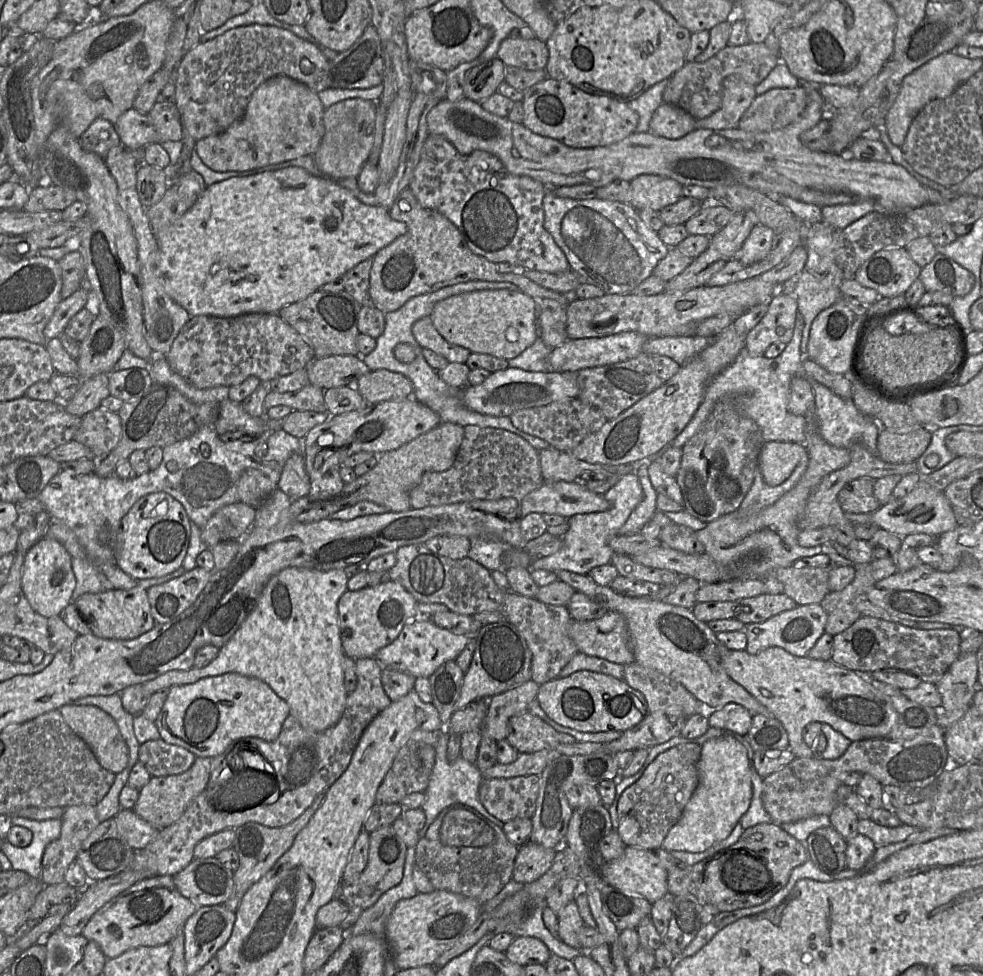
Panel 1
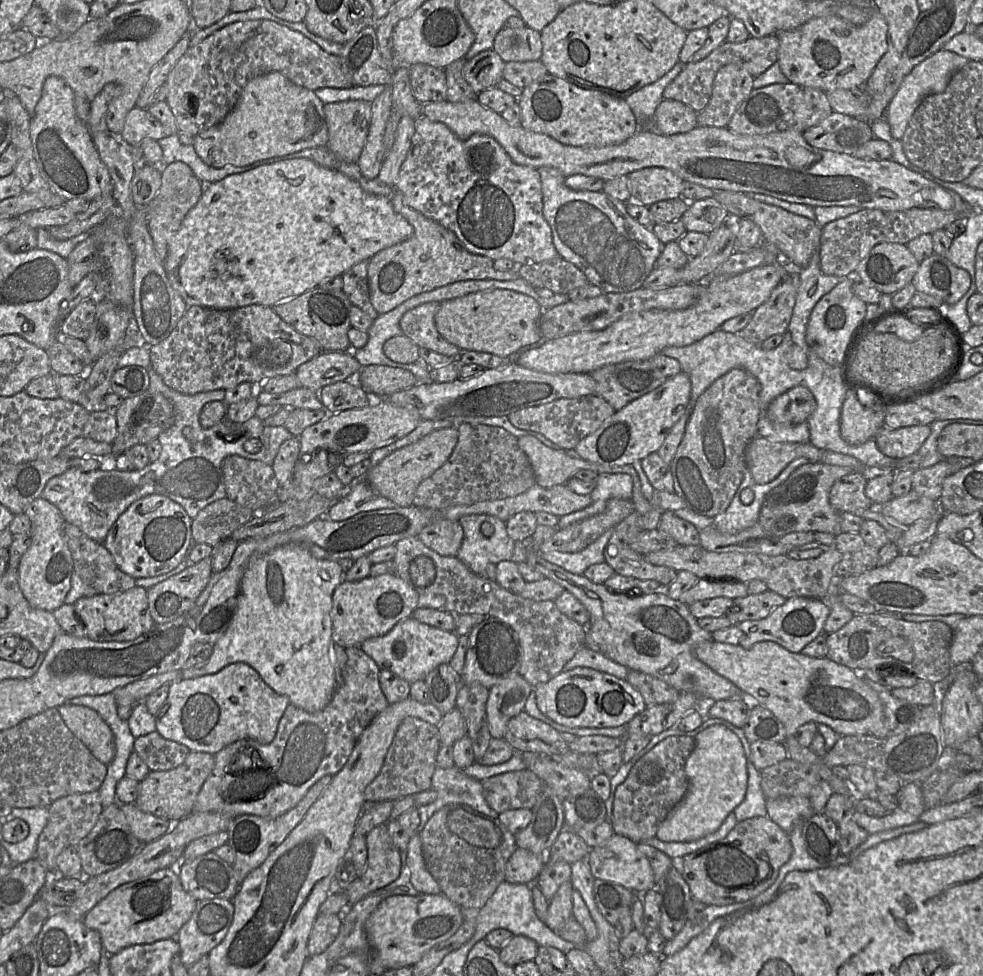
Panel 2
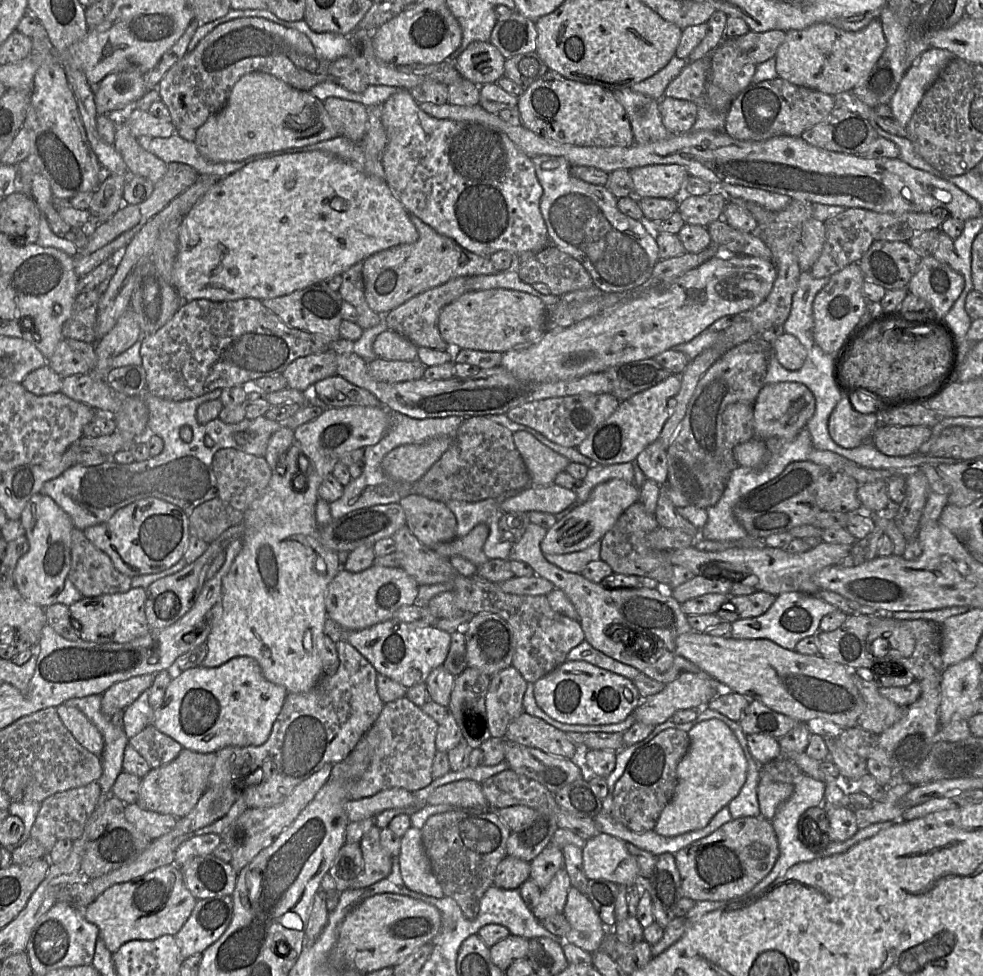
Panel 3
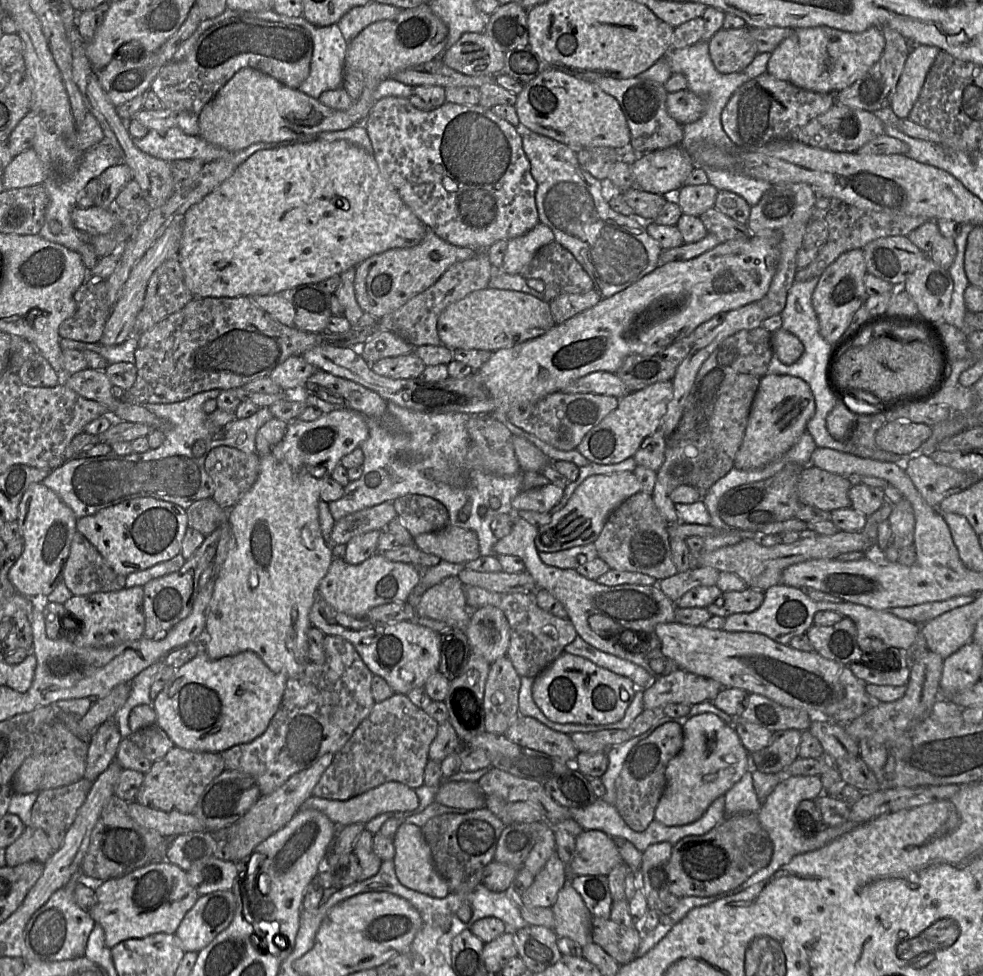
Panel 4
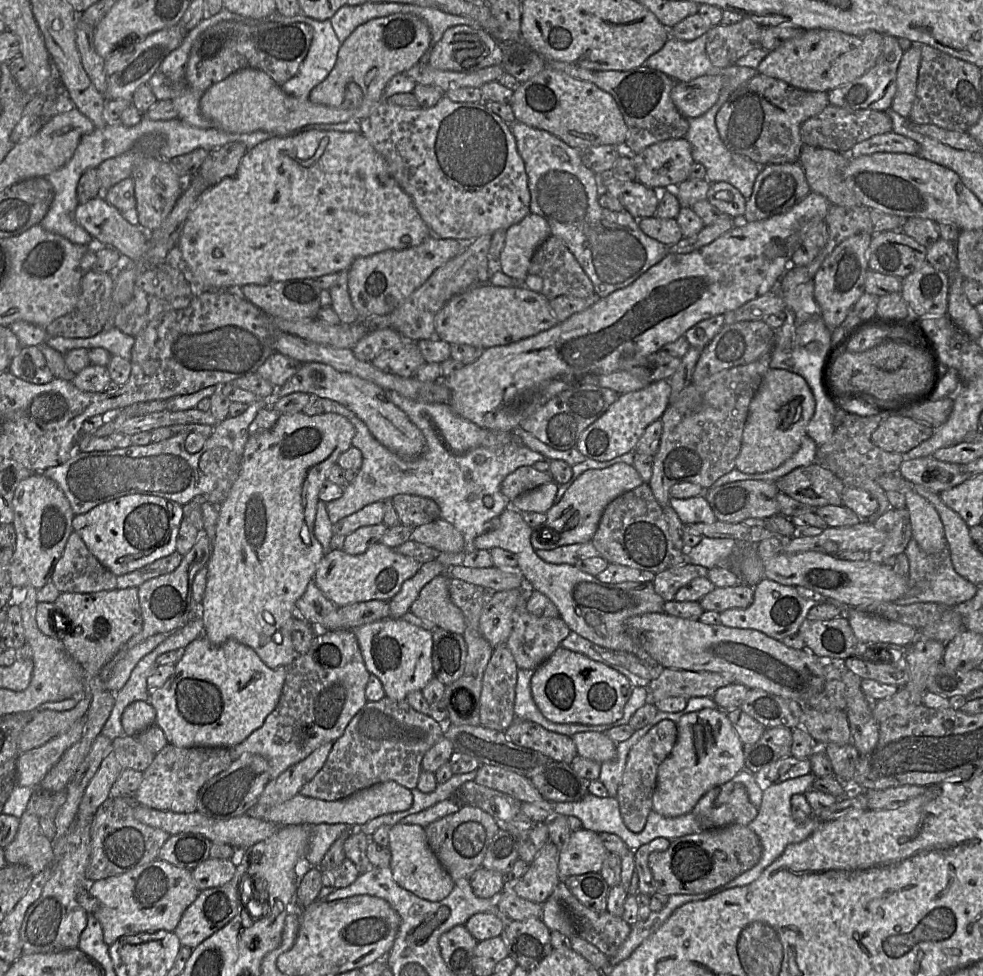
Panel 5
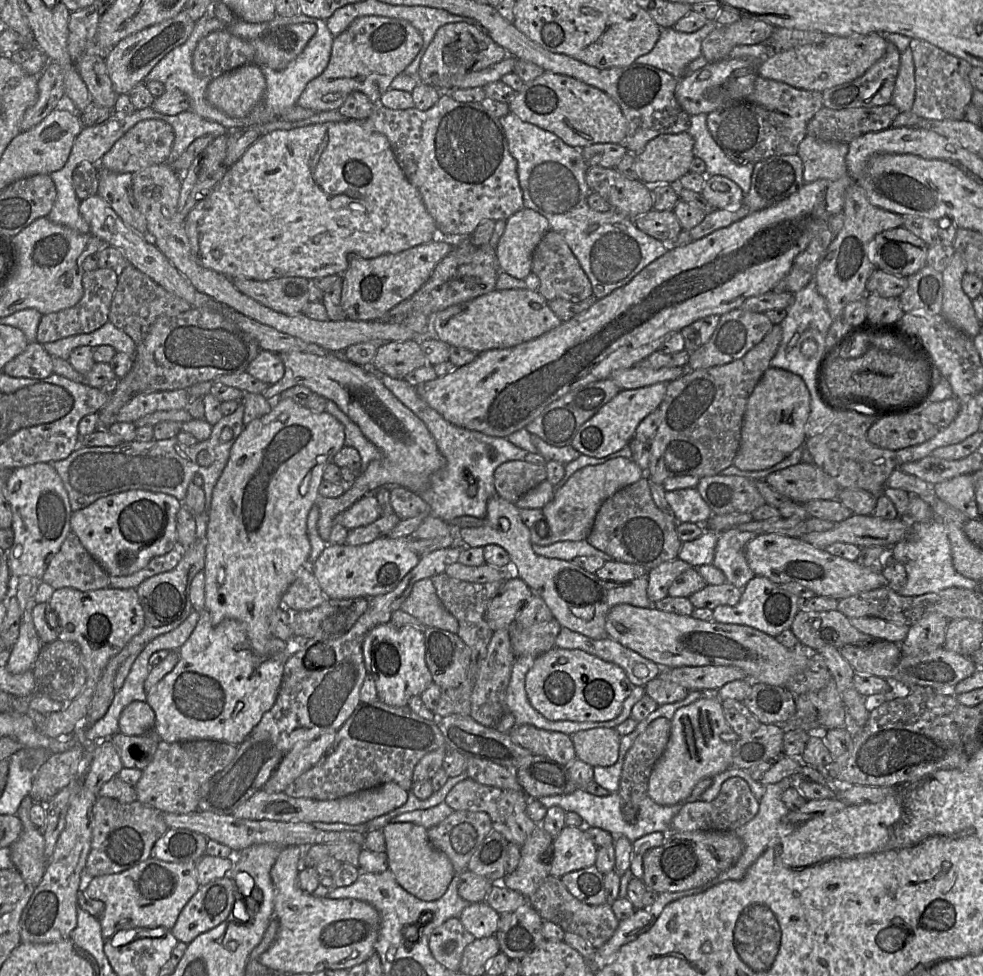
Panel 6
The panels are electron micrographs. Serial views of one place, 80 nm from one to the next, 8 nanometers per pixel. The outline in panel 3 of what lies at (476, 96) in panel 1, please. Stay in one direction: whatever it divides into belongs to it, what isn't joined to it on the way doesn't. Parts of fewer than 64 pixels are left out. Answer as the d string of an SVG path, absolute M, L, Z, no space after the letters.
M474 41L457 57L453 65L462 78L482 86L496 83L504 76L505 58L489 41Z

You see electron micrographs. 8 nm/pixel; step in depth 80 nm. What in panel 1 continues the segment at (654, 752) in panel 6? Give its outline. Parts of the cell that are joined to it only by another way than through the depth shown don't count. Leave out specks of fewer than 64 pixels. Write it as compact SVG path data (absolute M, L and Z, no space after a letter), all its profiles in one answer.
M684 743L660 753L644 770L641 777L621 794L618 805L617 833L626 846L657 850L682 812L699 782L697 763L701 746Z

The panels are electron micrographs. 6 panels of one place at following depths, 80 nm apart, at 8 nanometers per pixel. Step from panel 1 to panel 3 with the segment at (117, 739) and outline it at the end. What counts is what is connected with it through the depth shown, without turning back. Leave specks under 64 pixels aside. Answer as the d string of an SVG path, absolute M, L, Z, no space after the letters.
M64 704L57 707L57 714L74 738L91 753L101 756L104 739L98 728L79 709Z

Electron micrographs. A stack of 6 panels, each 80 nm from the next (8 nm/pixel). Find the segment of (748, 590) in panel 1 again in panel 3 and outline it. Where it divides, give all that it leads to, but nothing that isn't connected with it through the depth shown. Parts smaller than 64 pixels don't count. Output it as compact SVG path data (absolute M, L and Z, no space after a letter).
M695 575L691 580L667 592L680 604L687 600L710 593L730 594L733 581L725 577Z

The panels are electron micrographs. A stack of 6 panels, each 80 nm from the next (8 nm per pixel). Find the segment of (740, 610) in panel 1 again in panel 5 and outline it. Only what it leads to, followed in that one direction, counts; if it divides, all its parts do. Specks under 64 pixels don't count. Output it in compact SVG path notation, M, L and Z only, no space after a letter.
M745 583L737 586L718 588L706 594L699 600L704 611L721 613L727 609L745 609L754 600L754 587Z

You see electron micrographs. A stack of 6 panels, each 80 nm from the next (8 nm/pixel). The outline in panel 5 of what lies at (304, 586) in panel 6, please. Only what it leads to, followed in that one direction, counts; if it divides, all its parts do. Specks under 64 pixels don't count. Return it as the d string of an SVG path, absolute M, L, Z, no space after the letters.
M314 580L309 582L304 594L297 600L296 608L303 618L318 630L343 629L343 619L338 614L338 606L321 592Z

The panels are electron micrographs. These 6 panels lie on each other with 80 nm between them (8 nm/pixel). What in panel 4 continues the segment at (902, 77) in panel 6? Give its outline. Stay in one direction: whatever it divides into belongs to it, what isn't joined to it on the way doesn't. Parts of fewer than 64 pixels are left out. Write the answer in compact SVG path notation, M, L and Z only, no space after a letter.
M915 45L910 50L890 104L898 118L909 116L939 51L938 47L928 45Z

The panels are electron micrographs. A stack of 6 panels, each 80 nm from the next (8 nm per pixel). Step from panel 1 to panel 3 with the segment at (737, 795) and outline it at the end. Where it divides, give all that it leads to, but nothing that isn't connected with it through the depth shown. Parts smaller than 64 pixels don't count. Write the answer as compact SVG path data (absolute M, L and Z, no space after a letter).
M719 719L703 720L694 725L688 732L690 739L689 748L677 766L677 786L671 801L661 812L654 831L665 837L673 837L694 830L704 828L713 816L727 806L743 787L748 763L743 747L732 730Z

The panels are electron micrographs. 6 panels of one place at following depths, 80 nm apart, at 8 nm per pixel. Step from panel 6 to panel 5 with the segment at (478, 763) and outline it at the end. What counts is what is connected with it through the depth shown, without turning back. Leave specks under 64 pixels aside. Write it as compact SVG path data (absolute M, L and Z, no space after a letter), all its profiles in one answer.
M481 764L476 770L474 781L482 786L492 788L510 795L520 802L530 802L549 812L549 819L555 814L552 802L544 799L530 780L515 772Z

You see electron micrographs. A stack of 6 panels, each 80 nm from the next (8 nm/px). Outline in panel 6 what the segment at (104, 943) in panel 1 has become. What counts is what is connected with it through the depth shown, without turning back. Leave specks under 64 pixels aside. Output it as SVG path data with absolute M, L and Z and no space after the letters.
M149 858L123 872L88 878L83 886L83 892L89 898L101 900L104 911L98 917L104 940L110 939L122 929L164 927L171 930L181 911L198 891L197 863L173 863L156 858Z

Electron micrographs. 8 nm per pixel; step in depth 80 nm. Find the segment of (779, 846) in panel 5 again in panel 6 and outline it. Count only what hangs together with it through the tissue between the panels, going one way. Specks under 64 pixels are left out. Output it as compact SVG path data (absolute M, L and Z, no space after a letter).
M787 778L778 783L764 786L764 794L760 800L758 813L748 823L733 830L744 845L741 857L733 867L709 881L709 888L725 880L742 879L749 867L759 858L772 841L787 836L796 830L799 824L794 824L786 820L786 816L790 810L782 801L783 792L790 786L797 788L797 779Z

